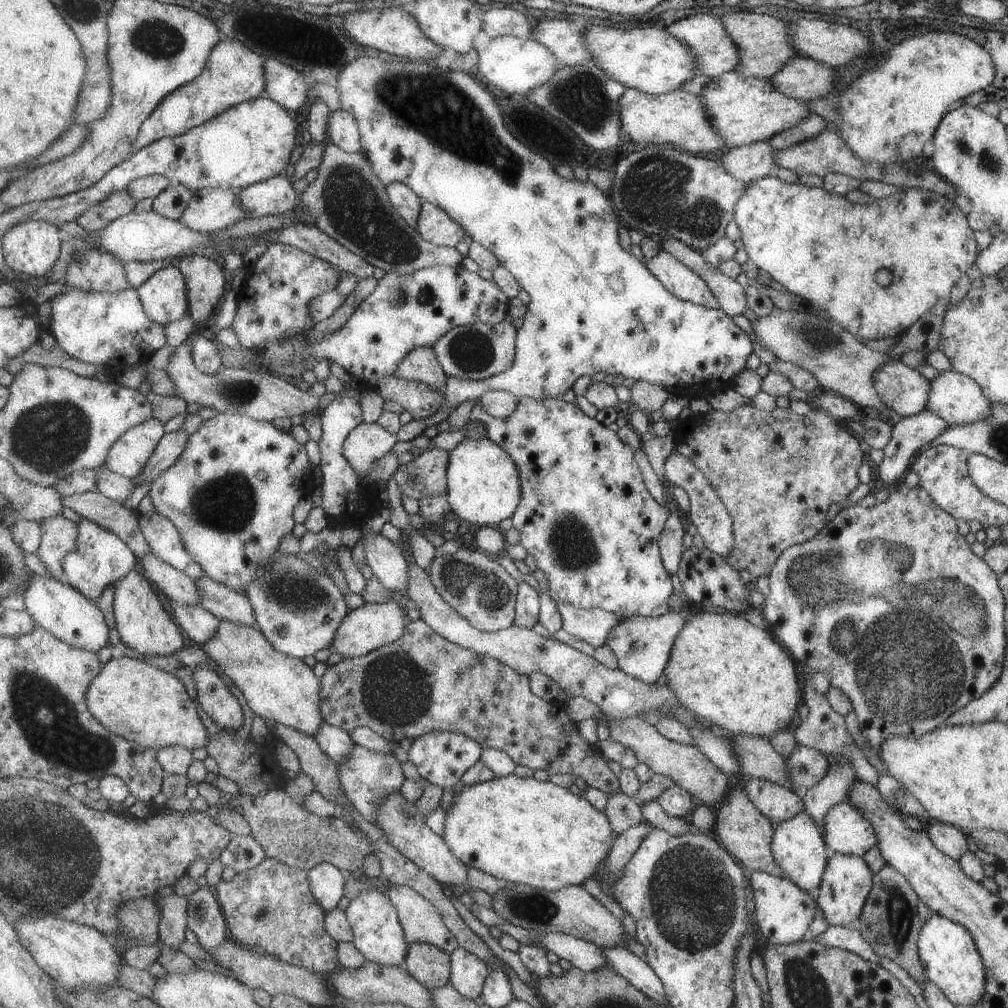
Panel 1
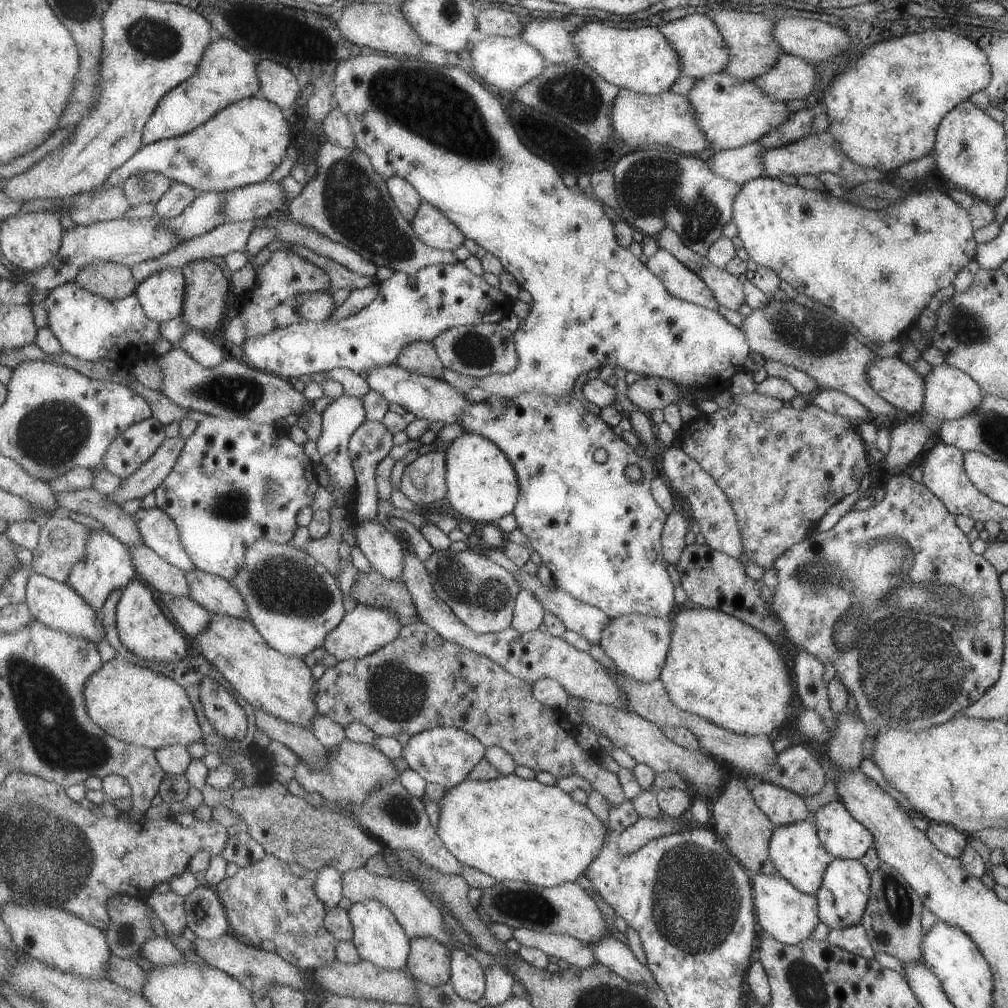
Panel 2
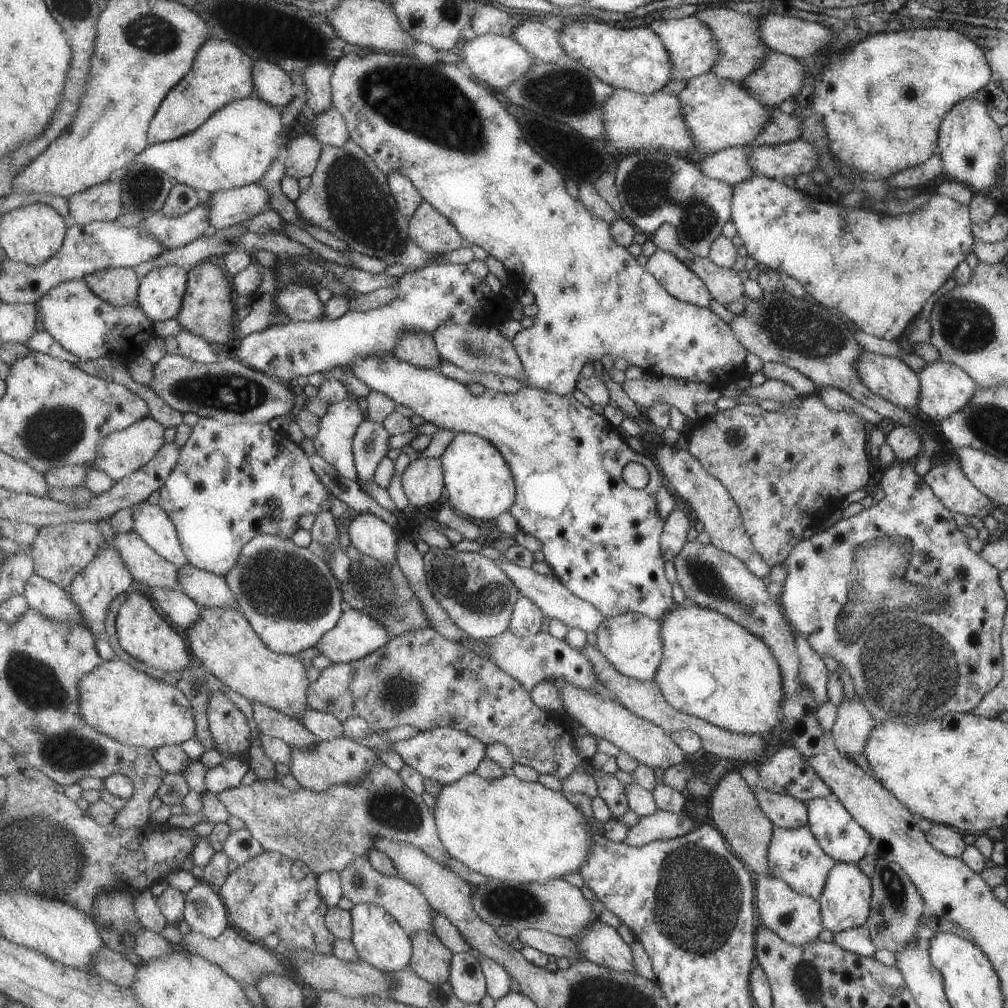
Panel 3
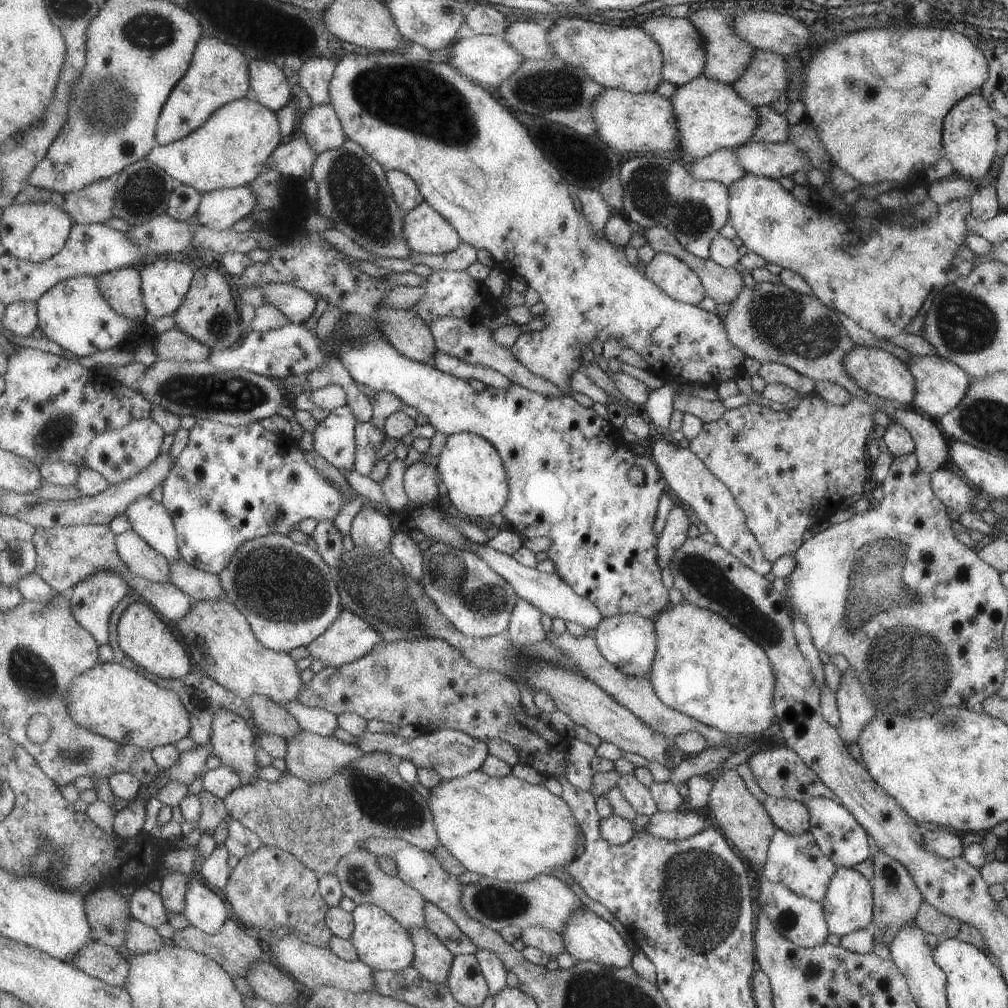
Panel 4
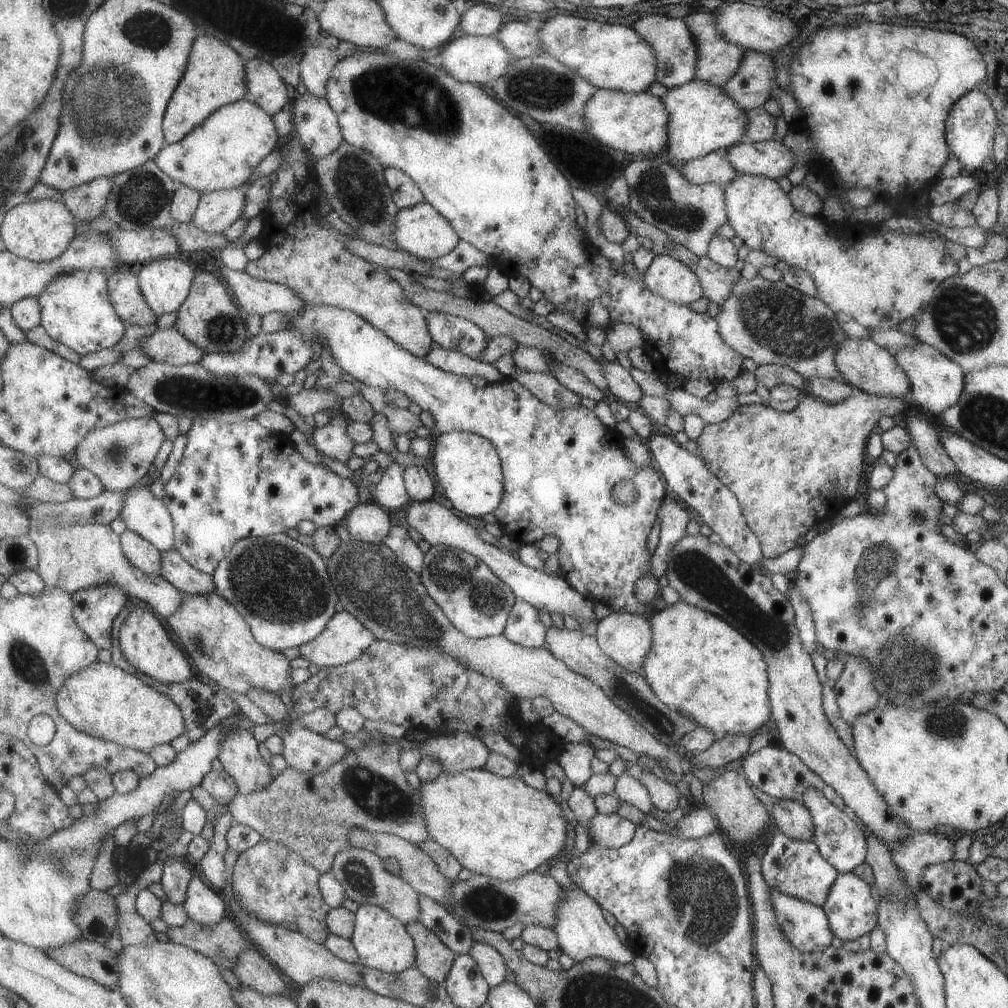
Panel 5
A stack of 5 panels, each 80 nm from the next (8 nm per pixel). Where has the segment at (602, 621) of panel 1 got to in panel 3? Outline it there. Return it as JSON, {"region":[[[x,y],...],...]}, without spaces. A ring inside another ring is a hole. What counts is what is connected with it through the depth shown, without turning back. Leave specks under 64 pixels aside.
{"region":[[[503,555],[501,559],[495,562],[501,566],[507,573],[507,576],[518,586],[521,596],[533,600],[535,606],[538,606],[543,611],[543,614],[546,614],[549,619],[555,618],[555,620],[561,620],[569,629],[571,627],[579,628],[583,630],[583,632],[586,632],[589,637],[593,636],[593,632],[595,632],[600,622],[604,619],[604,616],[595,606],[590,602],[580,599],[573,593],[570,593],[567,587],[563,586],[563,583],[557,579],[554,574],[539,574],[535,572],[533,568],[519,566]]]}

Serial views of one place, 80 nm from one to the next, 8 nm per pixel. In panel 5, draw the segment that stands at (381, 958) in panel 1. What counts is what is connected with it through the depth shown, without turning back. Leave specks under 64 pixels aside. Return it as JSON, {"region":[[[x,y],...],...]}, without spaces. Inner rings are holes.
{"region":[[[360,905],[356,913],[356,930],[352,938],[365,967],[386,973],[400,973],[416,964],[418,950],[415,939],[404,922],[377,905]]]}

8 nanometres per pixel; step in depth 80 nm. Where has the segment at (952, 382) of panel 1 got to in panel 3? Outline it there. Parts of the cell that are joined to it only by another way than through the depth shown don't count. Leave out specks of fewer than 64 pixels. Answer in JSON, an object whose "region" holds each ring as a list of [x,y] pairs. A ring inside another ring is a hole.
{"region":[[[940,358],[925,363],[916,375],[920,384],[917,408],[933,422],[956,413],[978,386],[958,366],[943,362]]]}

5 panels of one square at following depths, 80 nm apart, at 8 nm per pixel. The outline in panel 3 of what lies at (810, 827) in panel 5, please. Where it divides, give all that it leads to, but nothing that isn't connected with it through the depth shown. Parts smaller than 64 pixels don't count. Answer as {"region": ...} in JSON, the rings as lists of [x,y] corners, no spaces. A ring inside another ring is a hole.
{"region":[[[758,789],[754,793],[759,808],[775,827],[797,829],[808,822],[806,803],[788,794],[777,794]]]}

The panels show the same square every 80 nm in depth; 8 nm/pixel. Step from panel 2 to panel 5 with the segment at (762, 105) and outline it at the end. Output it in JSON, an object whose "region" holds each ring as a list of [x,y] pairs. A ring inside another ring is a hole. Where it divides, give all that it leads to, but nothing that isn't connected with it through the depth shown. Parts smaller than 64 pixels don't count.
{"region":[[[691,79],[681,86],[667,89],[660,99],[667,113],[667,142],[662,153],[665,160],[678,165],[713,151],[722,152],[742,140],[746,125],[745,111],[719,87]]]}

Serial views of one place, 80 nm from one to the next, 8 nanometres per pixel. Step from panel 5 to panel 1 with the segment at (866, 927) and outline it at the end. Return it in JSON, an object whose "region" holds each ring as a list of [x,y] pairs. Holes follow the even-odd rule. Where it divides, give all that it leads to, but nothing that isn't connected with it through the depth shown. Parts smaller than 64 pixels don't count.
{"region":[[[834,852],[826,860],[818,893],[814,897],[821,918],[831,926],[843,927],[845,924],[849,924],[851,920],[858,918],[871,885],[872,872],[862,857]]]}

